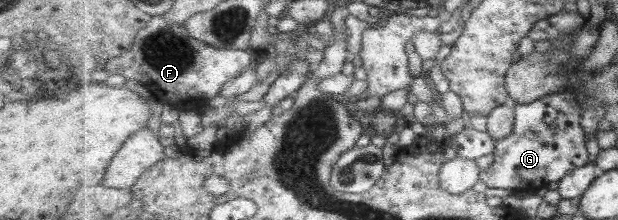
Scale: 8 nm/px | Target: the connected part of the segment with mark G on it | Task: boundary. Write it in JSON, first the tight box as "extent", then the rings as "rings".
{"extent":[481,92,594,193],"rings":[[[557,92],[531,104],[516,104],[515,107],[517,121],[514,134],[498,142],[495,164],[482,172],[481,181],[489,188],[541,193],[551,182],[561,183],[569,172],[594,161],[575,93]]]}

